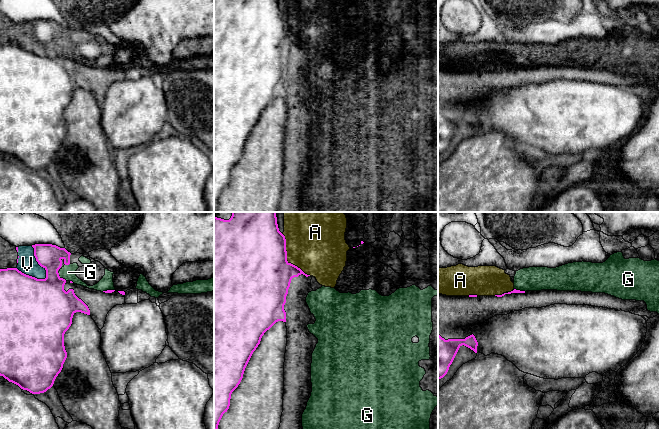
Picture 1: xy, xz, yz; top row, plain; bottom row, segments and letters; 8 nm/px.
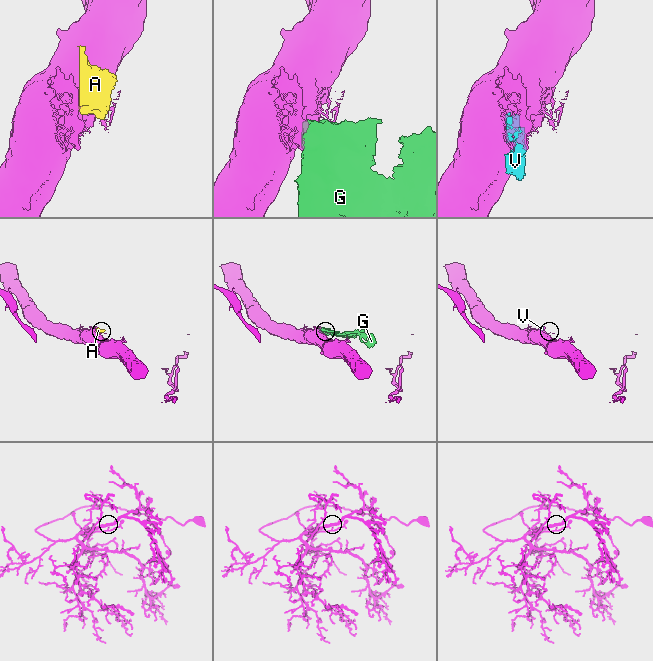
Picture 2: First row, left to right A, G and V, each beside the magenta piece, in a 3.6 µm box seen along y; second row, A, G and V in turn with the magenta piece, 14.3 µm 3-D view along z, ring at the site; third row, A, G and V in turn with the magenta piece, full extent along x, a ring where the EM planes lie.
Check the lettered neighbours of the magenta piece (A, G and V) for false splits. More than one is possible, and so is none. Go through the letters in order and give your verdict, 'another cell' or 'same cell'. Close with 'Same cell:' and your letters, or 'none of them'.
A: another cell
G: another cell
V: another cell
Same cell: none of them

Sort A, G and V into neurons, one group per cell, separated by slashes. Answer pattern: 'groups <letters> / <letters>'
groups A G V

